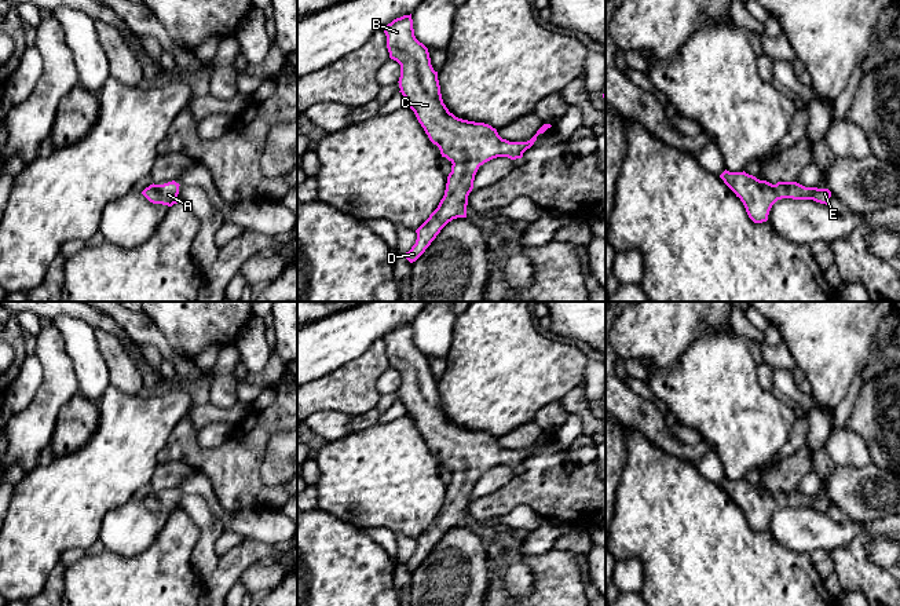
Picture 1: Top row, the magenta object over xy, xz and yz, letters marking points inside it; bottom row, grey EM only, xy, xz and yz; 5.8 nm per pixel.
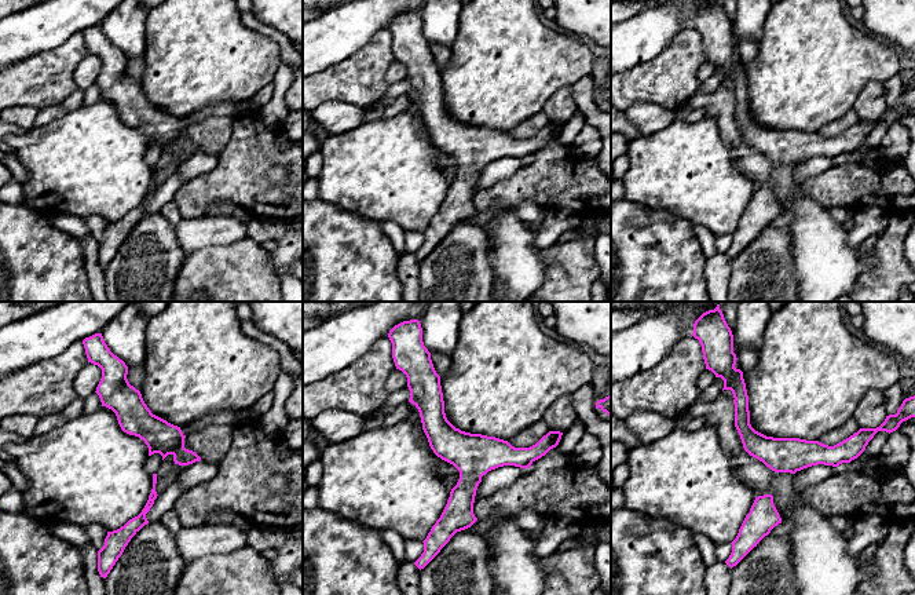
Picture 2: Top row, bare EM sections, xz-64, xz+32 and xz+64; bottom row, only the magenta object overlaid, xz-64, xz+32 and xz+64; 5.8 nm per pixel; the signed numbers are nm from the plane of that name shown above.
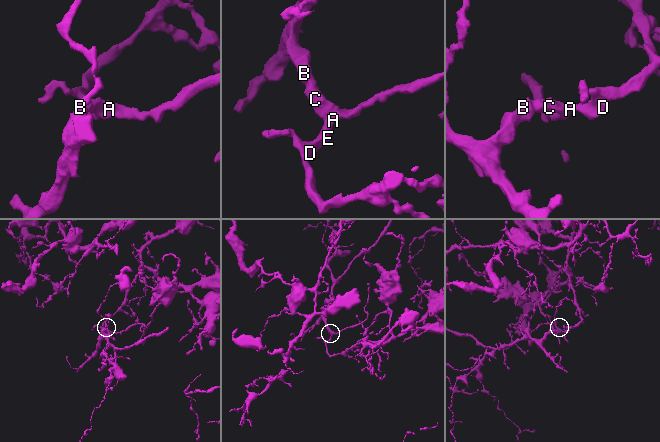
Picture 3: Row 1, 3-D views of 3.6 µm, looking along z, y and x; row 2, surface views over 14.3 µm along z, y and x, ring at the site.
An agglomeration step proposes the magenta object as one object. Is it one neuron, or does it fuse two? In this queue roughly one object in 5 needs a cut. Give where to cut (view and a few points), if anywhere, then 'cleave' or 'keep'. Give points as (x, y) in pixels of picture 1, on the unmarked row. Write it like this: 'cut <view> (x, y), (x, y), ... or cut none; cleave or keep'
cut none; keep

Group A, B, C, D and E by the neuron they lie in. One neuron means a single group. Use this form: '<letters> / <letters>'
A B C D E

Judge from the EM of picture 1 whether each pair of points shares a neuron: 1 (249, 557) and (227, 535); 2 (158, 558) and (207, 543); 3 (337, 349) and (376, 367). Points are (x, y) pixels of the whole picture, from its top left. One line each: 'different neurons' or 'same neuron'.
1: different neurons
2: different neurons
3: different neurons

